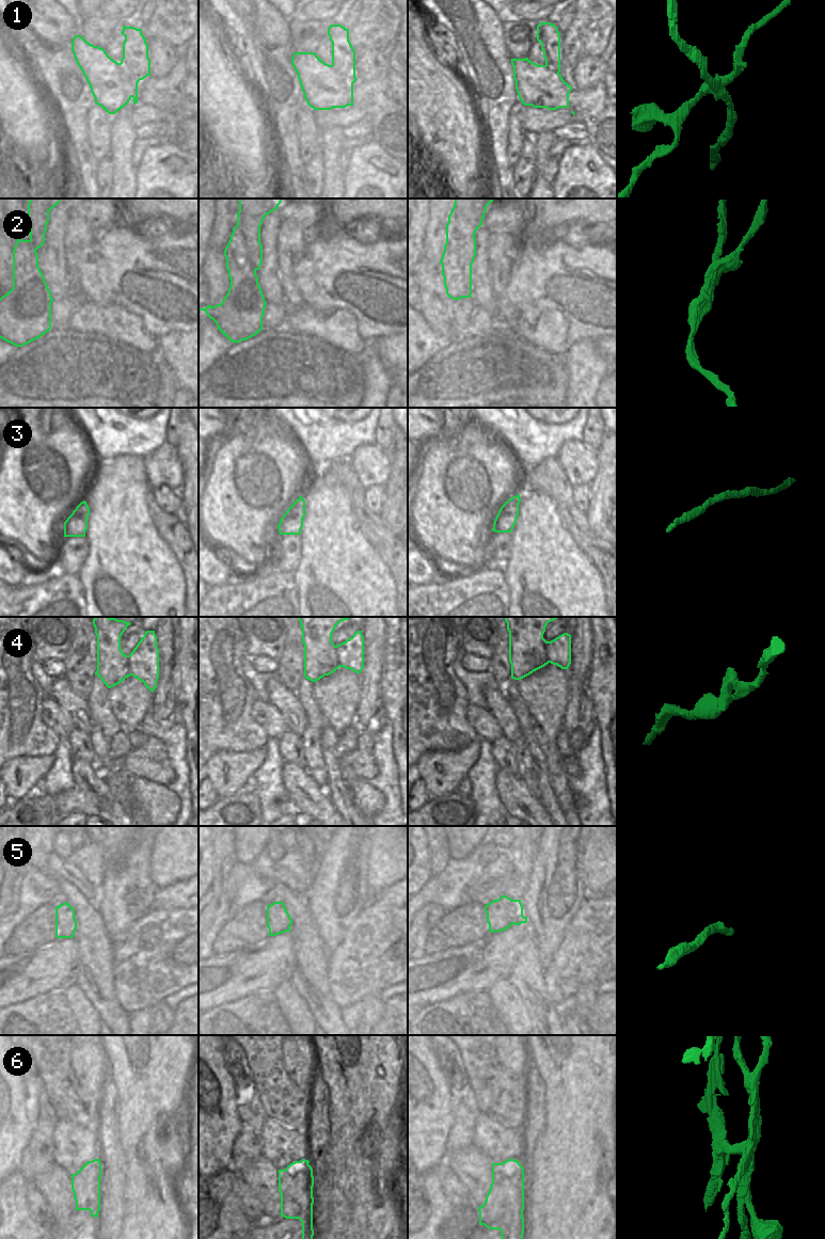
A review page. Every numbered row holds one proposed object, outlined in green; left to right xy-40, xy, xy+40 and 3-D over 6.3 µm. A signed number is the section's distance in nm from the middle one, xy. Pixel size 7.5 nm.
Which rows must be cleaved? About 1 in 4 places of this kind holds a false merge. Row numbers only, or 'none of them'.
1, 2, 6

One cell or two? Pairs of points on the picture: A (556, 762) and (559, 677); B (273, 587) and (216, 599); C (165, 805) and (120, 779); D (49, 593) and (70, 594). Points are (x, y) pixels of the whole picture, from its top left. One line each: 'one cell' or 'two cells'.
A: one cell
B: one cell
C: one cell
D: one cell

